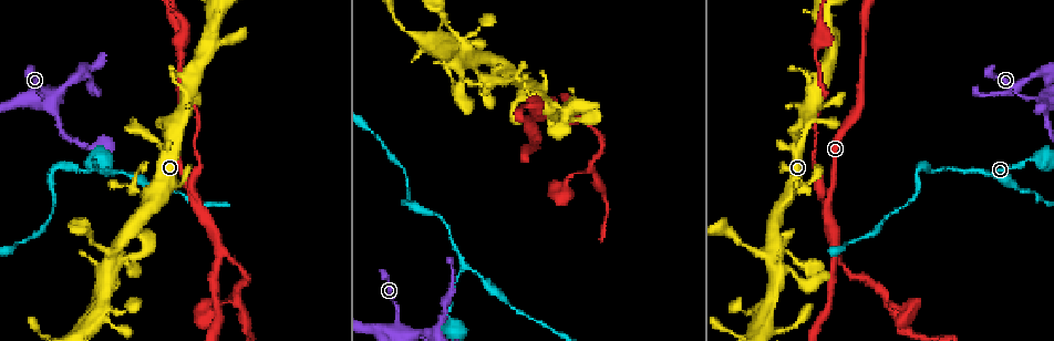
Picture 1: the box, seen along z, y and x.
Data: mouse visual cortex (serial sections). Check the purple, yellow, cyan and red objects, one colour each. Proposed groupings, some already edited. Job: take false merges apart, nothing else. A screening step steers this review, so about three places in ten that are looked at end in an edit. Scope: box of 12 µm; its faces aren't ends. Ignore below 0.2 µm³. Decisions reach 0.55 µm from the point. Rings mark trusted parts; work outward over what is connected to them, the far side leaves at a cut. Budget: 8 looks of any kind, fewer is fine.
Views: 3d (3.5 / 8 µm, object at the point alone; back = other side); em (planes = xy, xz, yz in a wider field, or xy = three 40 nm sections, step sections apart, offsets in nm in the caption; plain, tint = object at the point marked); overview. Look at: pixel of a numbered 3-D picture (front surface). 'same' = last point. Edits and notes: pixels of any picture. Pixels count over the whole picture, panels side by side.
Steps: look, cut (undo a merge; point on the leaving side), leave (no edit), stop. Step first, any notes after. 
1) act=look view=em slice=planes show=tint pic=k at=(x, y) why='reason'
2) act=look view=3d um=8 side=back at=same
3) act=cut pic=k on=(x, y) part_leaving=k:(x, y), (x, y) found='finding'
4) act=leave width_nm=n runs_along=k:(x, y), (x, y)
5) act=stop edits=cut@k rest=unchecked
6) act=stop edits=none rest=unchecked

act=look view=3d um=3.5 pic=1 at=(916, 168) why='sharp bend'

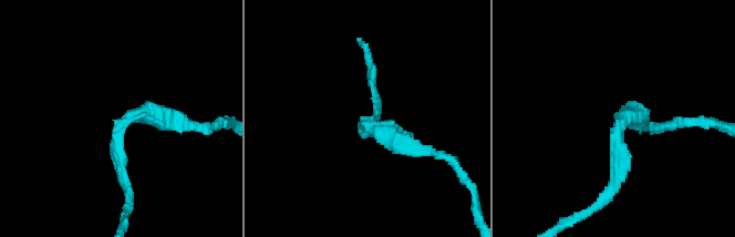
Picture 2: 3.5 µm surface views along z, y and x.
act=look view=em slice=xy step=2 show=tint pic=2 at=(368, 125) arm_widths_nm=200,200

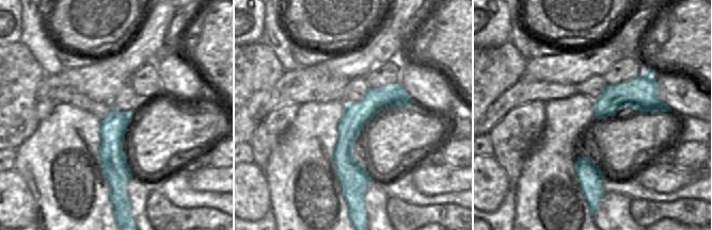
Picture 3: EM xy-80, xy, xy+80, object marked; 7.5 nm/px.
act=leave runs_along=2:(643, 122), (618, 125), (609, 193) found='continuous, no second cell'

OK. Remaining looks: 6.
act=look view=3d um=3.5 pic=1 at=(214, 7) why='thin arm on a thick one'

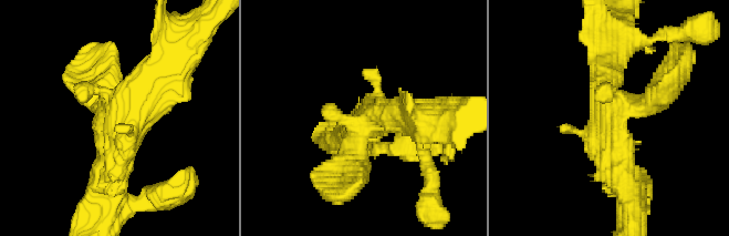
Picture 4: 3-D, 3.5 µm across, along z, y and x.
act=look view=em slice=xy step=2 show=tint pic=4 at=(370, 122)

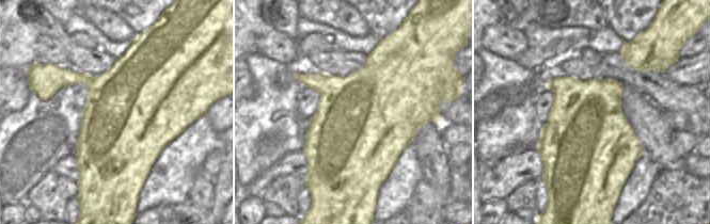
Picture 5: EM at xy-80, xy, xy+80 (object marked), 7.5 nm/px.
act=leave runs_along=4:(632, 196), (612, 114), (663, 93) found='one cell here'

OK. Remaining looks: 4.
act=look view=3d um=3.5 pic=1 at=(220, 250) why='three arms meet'

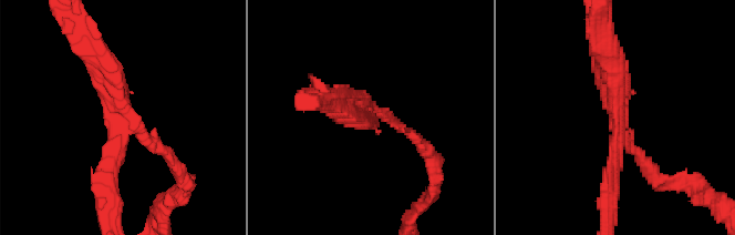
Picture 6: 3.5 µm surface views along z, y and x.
act=look view=em slice=planes show=plain pic=6 at=(370, 117) arms=3 arm_widths_nm=150,200,400 why='need the tissue'

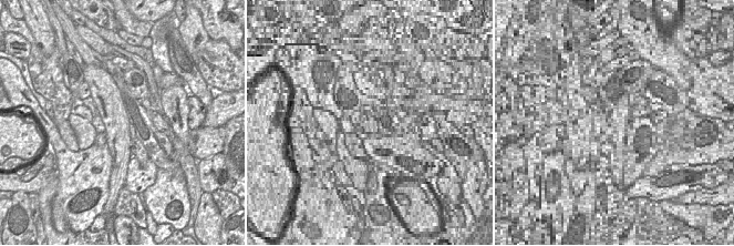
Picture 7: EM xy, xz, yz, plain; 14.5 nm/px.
act=look view=em slice=planes show=tint at=same why='with the object marked'

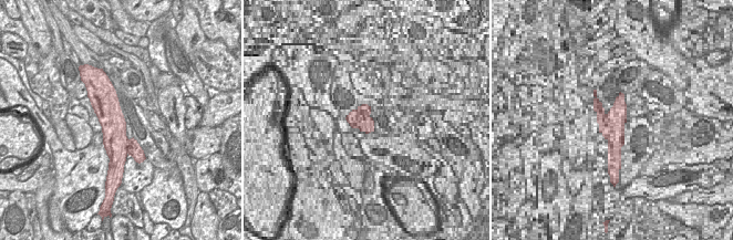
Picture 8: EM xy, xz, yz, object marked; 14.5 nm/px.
act=cut pic=6 on=(164, 150) part_leaving=6:(130, 121), (171, 159), (187, 183) found='two cells meet here'

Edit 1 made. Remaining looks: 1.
act=stop edits=cut@6 rest=unchecked

